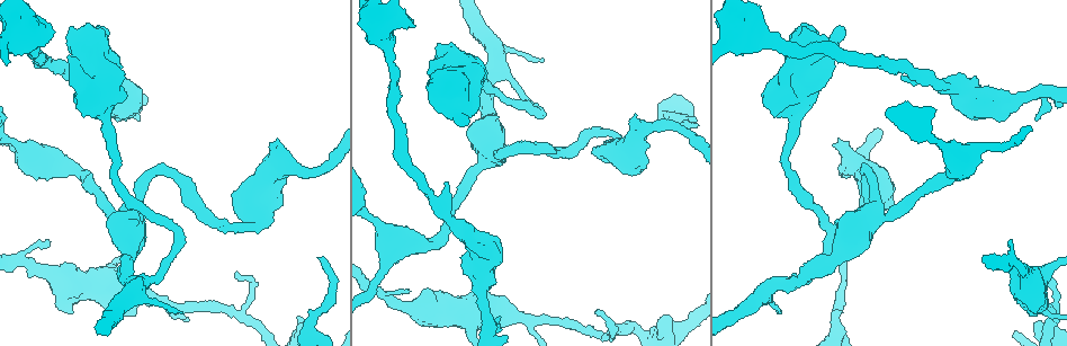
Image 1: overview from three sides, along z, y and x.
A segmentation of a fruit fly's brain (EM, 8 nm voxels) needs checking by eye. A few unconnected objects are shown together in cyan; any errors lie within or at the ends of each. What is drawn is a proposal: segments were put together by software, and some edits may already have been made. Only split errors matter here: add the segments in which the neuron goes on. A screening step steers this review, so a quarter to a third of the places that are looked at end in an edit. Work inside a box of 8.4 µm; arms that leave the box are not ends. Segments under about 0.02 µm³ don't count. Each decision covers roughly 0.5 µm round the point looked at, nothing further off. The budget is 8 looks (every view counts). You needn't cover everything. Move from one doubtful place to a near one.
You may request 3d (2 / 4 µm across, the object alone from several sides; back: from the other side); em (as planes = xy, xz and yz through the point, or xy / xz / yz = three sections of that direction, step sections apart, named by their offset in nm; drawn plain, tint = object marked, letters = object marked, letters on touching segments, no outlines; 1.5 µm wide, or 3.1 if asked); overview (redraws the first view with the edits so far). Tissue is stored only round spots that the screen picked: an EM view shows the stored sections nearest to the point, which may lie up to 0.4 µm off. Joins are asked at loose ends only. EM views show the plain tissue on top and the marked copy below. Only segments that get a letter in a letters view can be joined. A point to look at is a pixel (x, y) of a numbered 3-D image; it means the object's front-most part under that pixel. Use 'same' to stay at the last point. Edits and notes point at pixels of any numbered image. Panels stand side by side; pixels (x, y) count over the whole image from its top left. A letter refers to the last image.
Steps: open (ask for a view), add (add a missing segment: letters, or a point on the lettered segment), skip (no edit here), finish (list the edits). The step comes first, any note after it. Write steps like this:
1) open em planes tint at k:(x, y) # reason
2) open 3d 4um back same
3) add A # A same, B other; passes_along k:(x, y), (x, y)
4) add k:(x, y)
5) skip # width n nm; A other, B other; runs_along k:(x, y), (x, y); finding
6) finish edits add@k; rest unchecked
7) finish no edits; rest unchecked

open 3d 4um at 1:(835, 145) # an open end

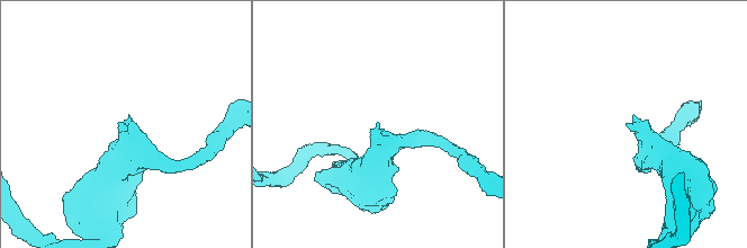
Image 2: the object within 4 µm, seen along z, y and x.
open em planes tint at 2:(378, 124) # shape alone is not enough

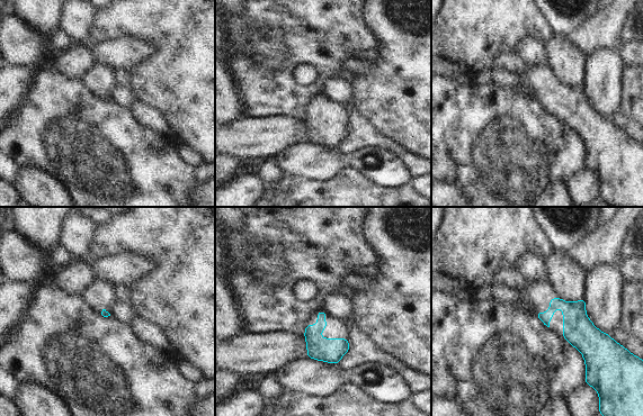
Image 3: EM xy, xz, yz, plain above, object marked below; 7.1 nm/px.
open em planes letters same # see the neighbours

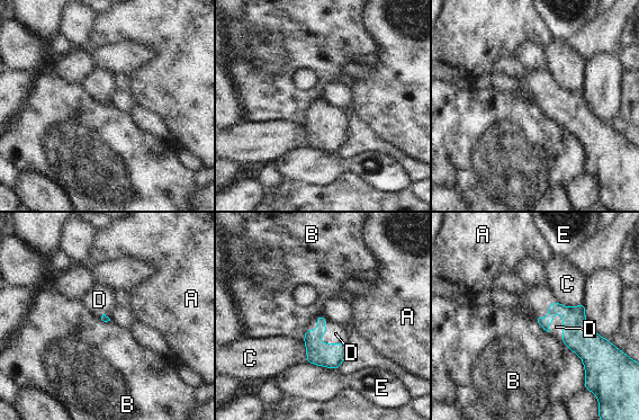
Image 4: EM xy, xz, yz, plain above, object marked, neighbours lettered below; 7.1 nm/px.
add D # A other, B other, C other, D same, E other; passes_along 4:(577, 334), (563, 325), (556, 327); it goes on there

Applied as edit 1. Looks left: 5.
open em yz step 8 tint at 1:(319, 258) # long arm stops here

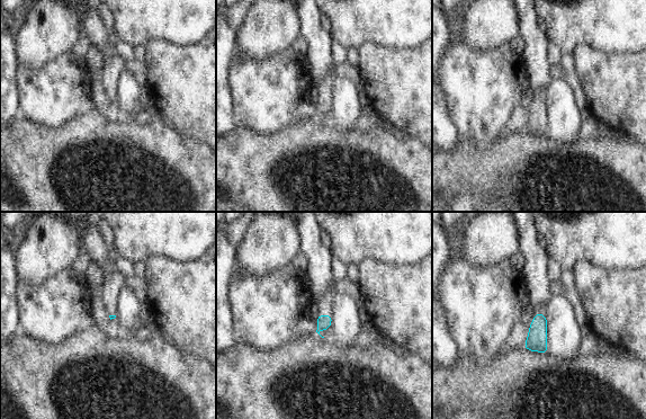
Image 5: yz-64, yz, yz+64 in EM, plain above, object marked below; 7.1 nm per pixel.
open em planes letters same

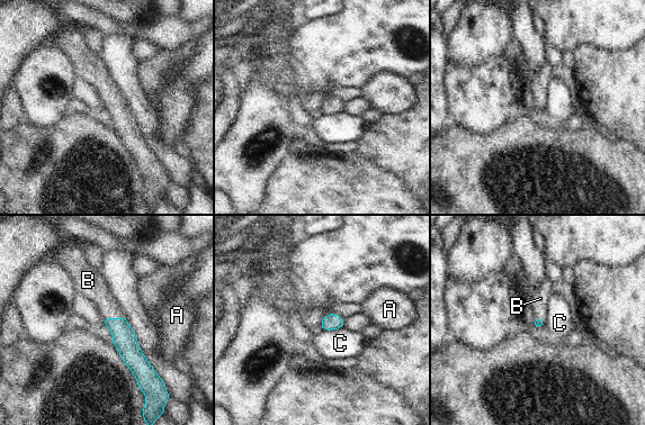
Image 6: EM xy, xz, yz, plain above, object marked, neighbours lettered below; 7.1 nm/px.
add B # A other, B same, C other; passes_along 6:(124, 337), (113, 318), (96, 289); the neuron continues

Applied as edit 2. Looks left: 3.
open overview # see it whole again

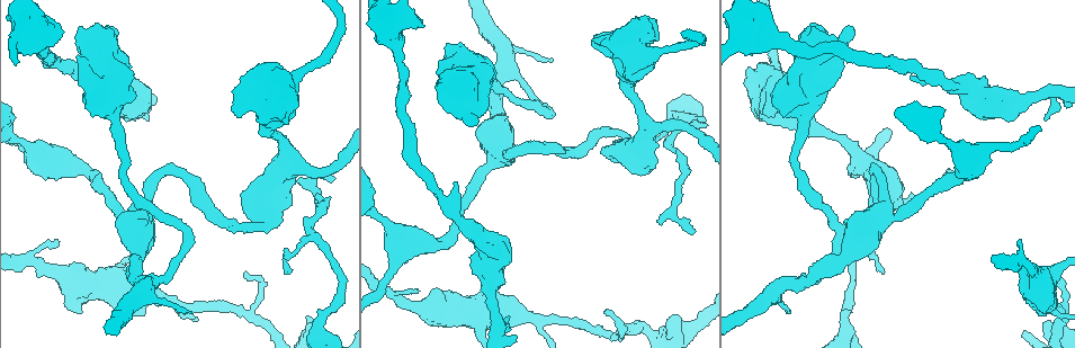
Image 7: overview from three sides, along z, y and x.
open 3d 2um at 7:(244, 274) # thin end

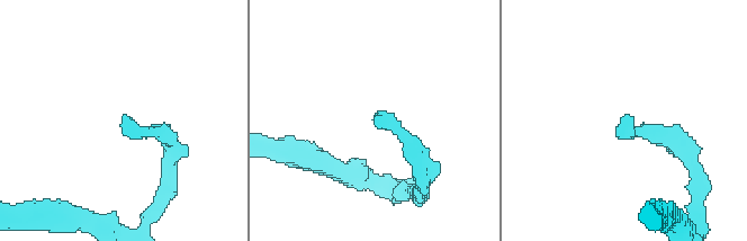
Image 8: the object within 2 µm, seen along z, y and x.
open em yz step 8 letters at 8:(126, 117) # shape alone is not enough

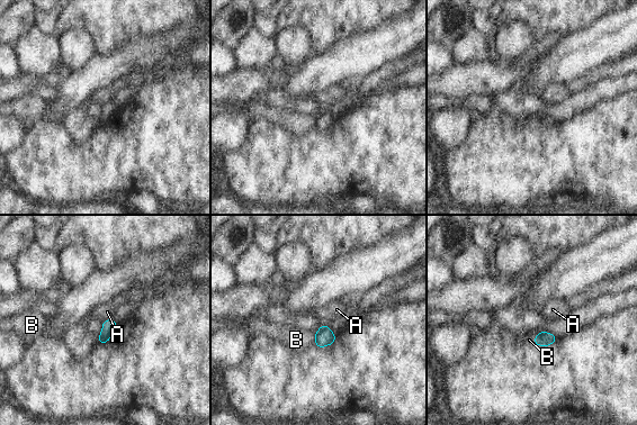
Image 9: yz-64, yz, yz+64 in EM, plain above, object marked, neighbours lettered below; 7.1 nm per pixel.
skip # A other, B other; border 9:(113, 318), (107, 318), (102, 323); no lettered segment goes on from it

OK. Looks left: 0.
finish edits add@4, add@6; rest unchecked

